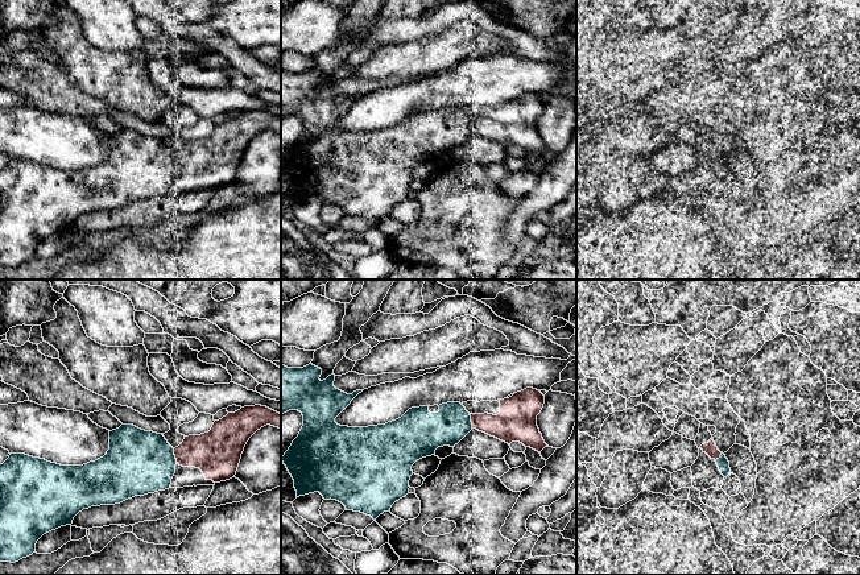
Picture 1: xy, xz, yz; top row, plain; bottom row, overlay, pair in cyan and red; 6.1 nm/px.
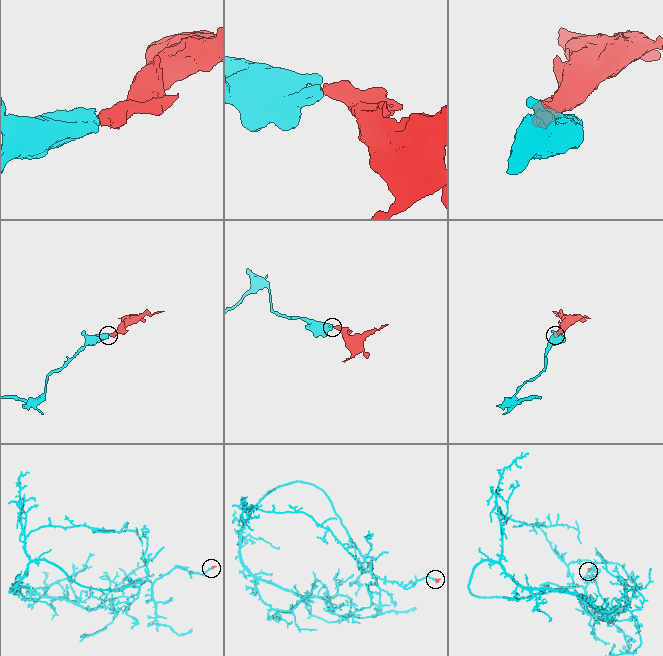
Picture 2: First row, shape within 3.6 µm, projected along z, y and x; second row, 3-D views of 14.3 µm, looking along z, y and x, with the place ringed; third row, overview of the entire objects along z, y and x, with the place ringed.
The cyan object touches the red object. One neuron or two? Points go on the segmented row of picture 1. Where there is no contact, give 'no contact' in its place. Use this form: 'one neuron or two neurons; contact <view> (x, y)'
one neuron; contact xy (174, 455)

